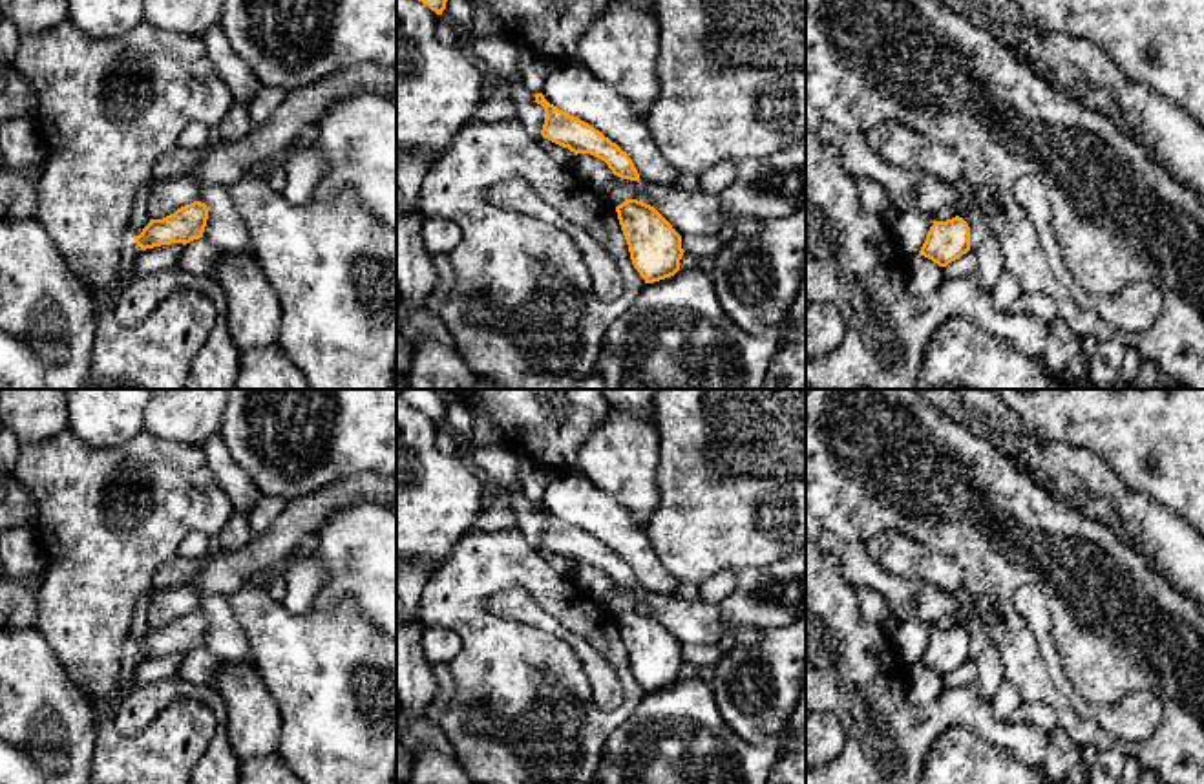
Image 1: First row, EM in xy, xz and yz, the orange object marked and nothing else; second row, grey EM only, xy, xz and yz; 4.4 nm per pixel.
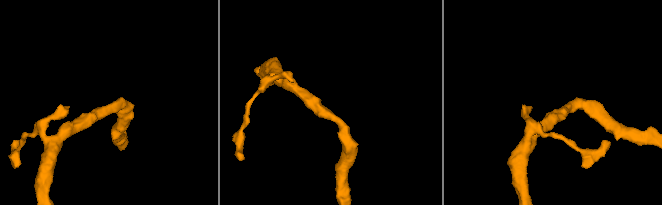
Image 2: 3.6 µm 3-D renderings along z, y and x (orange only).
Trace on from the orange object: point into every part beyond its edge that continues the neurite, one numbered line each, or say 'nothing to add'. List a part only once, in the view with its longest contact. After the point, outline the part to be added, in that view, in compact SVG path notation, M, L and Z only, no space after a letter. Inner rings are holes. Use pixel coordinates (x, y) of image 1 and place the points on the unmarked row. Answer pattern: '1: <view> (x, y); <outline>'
nothing to add

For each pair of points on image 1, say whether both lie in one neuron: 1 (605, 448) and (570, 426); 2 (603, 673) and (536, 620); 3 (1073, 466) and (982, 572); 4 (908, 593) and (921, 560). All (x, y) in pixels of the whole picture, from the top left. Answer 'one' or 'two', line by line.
1: two
2: one
3: two
4: two

